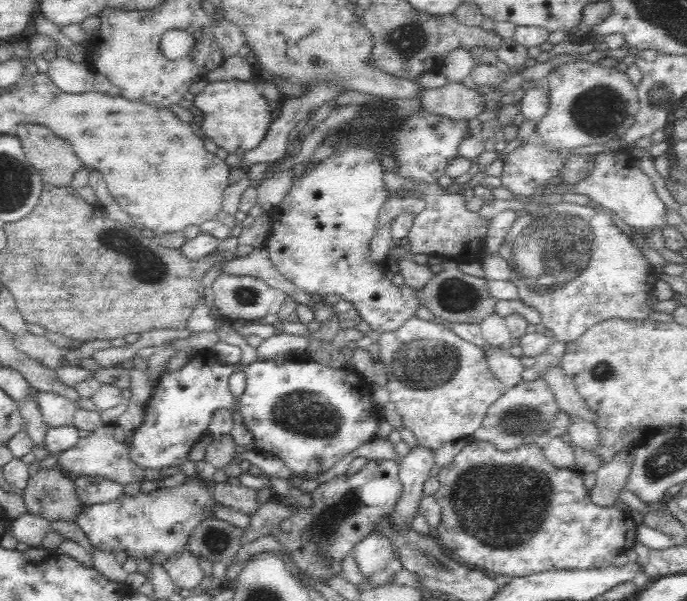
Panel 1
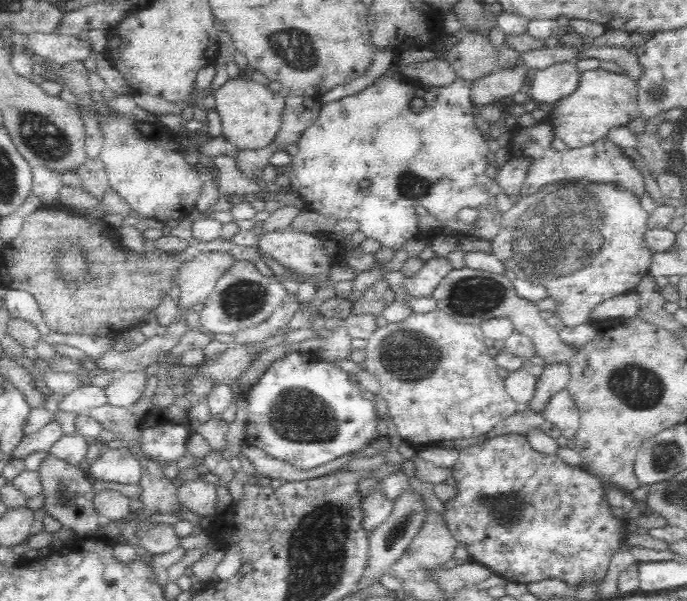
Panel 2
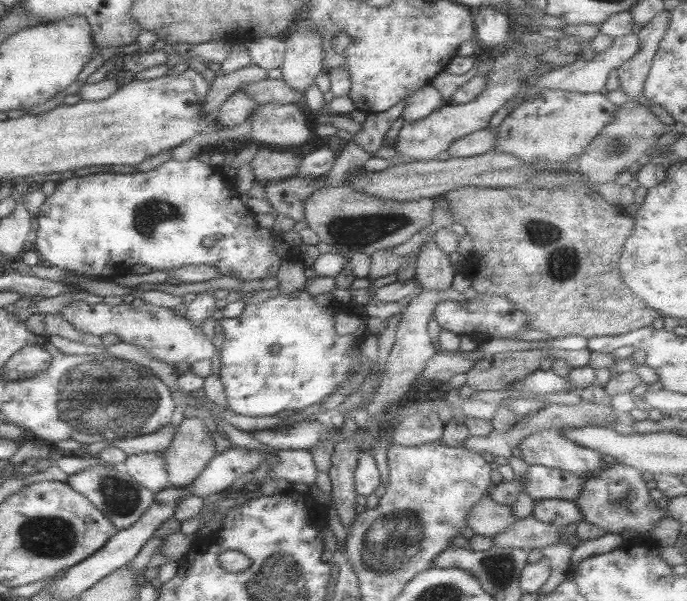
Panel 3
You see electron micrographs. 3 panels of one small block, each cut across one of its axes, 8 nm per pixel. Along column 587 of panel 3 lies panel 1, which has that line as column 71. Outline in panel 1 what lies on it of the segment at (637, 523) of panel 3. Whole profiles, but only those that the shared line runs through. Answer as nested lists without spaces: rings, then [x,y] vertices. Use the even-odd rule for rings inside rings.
[[[58,465],[42,467],[29,476],[23,490],[28,513],[45,518],[49,522],[75,522],[82,514],[82,501],[76,494],[76,483],[62,473]]]

